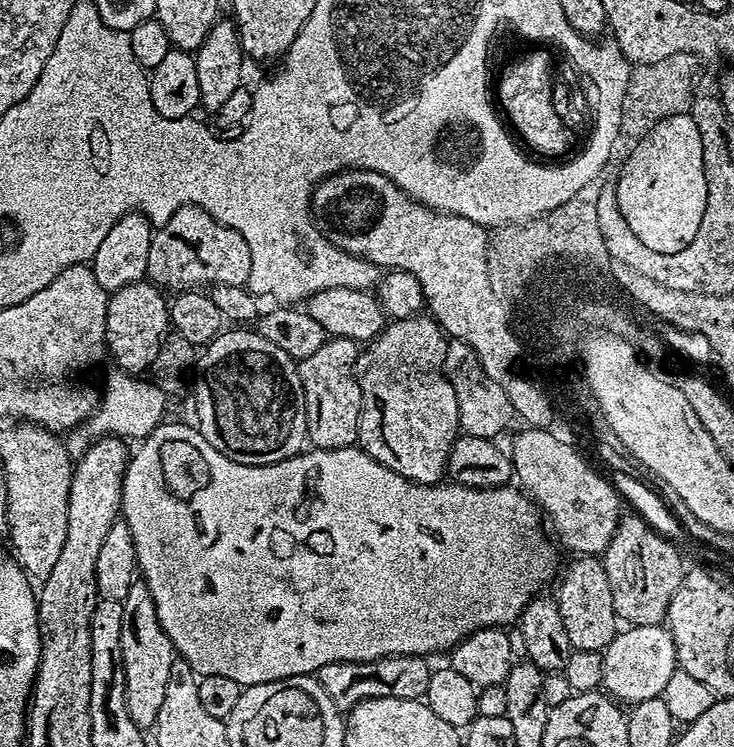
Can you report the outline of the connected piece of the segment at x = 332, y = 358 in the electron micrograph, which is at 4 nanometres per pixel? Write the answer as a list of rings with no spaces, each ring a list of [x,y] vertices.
[[[341,336],[325,339],[322,346],[318,346],[318,350],[314,350],[314,354],[310,354],[310,358],[299,361],[300,381],[304,387],[304,401],[306,402],[306,422],[308,423],[308,440],[312,448],[350,448],[353,447],[360,439],[360,415],[362,414],[362,390],[360,383],[356,381],[356,358],[358,355],[357,341],[347,340]]]

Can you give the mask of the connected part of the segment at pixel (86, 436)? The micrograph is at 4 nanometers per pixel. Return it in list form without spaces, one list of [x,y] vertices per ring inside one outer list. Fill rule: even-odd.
[[[111,367],[104,380],[104,390],[98,400],[96,411],[87,422],[65,435],[67,454],[74,462],[82,459],[89,448],[90,440],[97,440],[104,435],[114,435],[126,440],[141,440],[156,429],[165,416],[167,393],[151,379]],[[148,379],[148,380],[144,380]]]

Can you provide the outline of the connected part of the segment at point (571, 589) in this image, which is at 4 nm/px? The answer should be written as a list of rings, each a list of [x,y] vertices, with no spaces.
[[[577,555],[568,564],[568,569],[559,577],[560,592],[555,593],[558,610],[562,610],[562,623],[566,625],[566,635],[570,637],[570,646],[574,650],[594,650],[603,652],[608,643],[616,637],[618,617],[614,610],[614,598],[610,595],[610,578],[606,578],[604,561],[599,555]]]

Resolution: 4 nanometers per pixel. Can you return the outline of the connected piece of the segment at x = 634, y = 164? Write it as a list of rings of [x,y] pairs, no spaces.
[[[679,110],[672,116],[657,120],[652,136],[647,138],[639,150],[629,154],[632,158],[630,167],[619,165],[618,172],[624,175],[624,181],[619,183],[622,201],[617,205],[618,210],[643,245],[658,250],[658,254],[678,254],[678,250],[686,250],[686,246],[694,242],[694,234],[698,234],[698,226],[702,226],[702,210],[706,210],[708,191],[702,162],[702,134],[698,134],[692,115]]]

